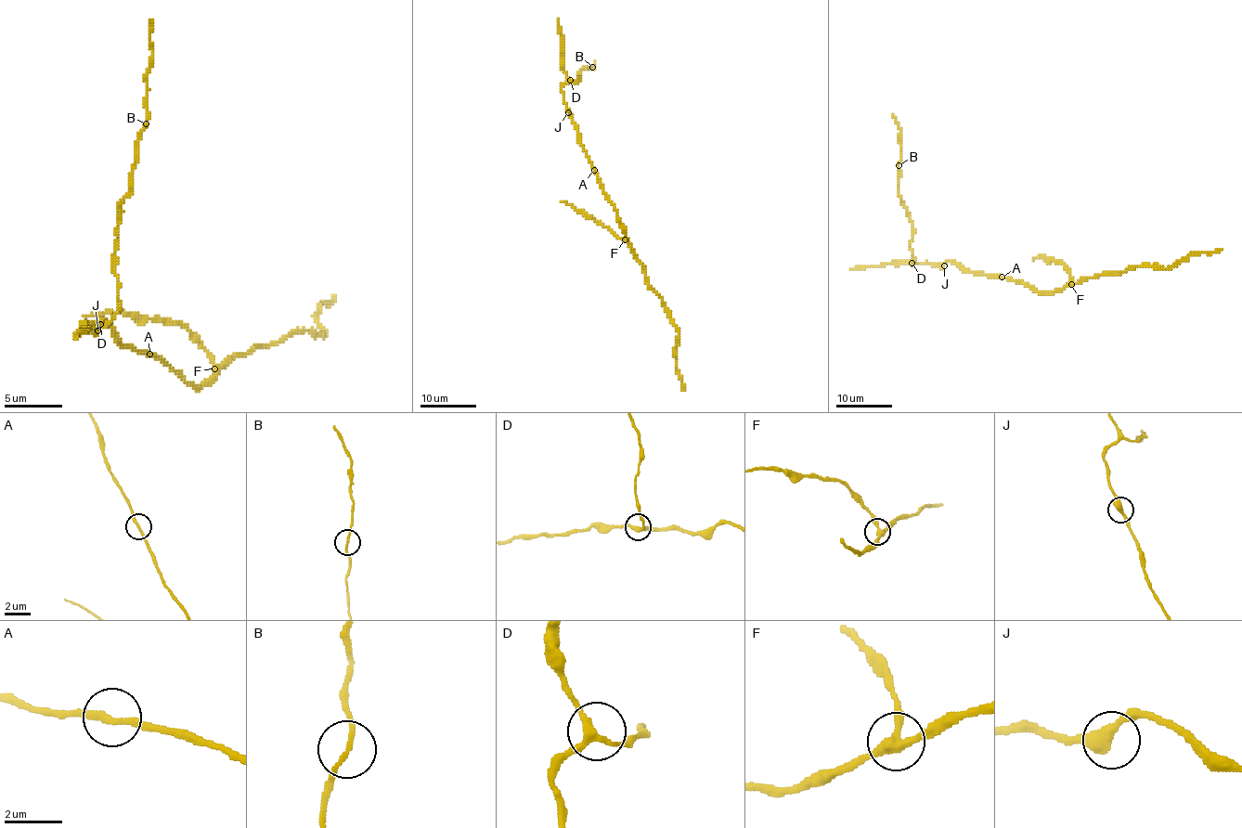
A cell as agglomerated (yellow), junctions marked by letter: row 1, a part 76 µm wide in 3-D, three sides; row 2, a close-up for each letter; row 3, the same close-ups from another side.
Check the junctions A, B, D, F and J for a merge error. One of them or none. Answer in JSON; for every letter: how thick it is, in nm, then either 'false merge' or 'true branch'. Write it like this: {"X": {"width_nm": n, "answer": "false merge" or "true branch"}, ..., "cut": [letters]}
{"A": {"width_nm": 220, "answer": "true branch"}, "B": {"width_nm": 140, "answer": "true branch"}, "D": {"width_nm": 240, "answer": "true branch"}, "F": {"width_nm": 320, "answer": "false merge"}, "J": {"width_nm": 400, "answer": "true branch"}, "cut": ["F"]}

